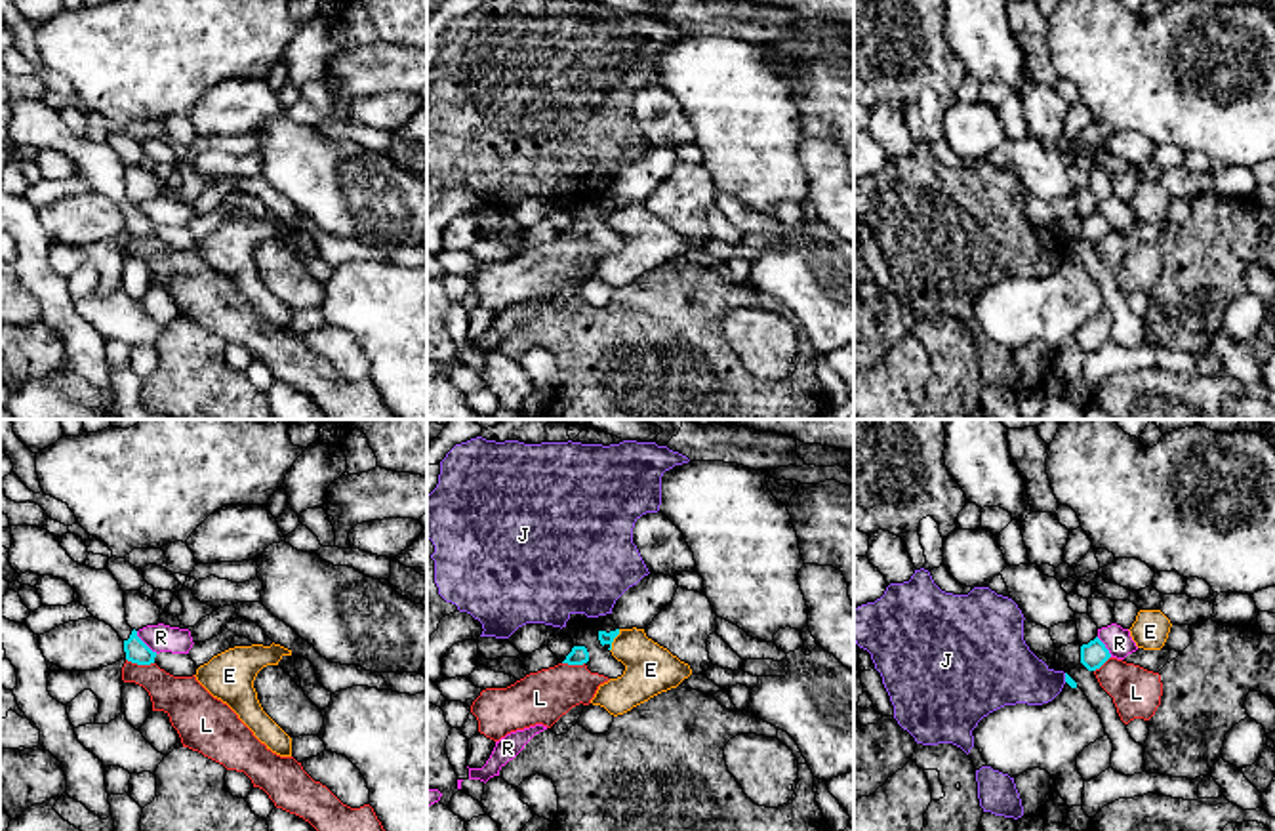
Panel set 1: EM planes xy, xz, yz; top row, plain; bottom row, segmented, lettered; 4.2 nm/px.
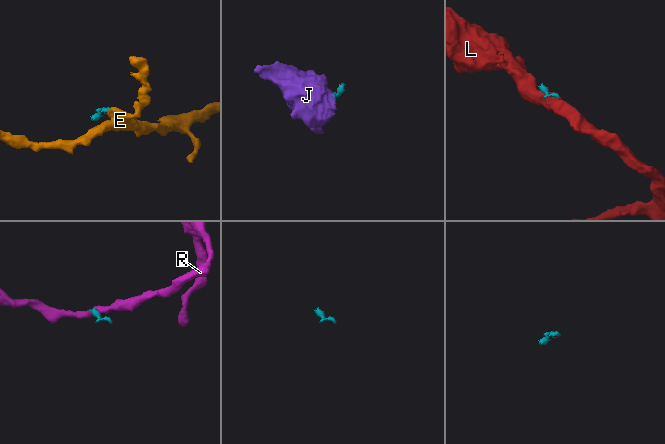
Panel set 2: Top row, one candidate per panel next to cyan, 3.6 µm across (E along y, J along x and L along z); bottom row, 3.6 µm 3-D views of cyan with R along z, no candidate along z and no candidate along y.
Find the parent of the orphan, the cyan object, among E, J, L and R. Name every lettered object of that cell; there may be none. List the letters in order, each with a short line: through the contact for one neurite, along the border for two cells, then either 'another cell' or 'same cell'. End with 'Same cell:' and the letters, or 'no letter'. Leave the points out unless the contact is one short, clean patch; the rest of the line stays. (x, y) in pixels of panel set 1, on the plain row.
E: line xz (620, 202), (610, 223); another cell
J: line yz (1064, 246), (1066, 254); another cell
L: line xy (126, 231), (138, 237), (153, 237); another cell
R: line xy (136, 204), (157, 225); another cell
Same cell: no letter

